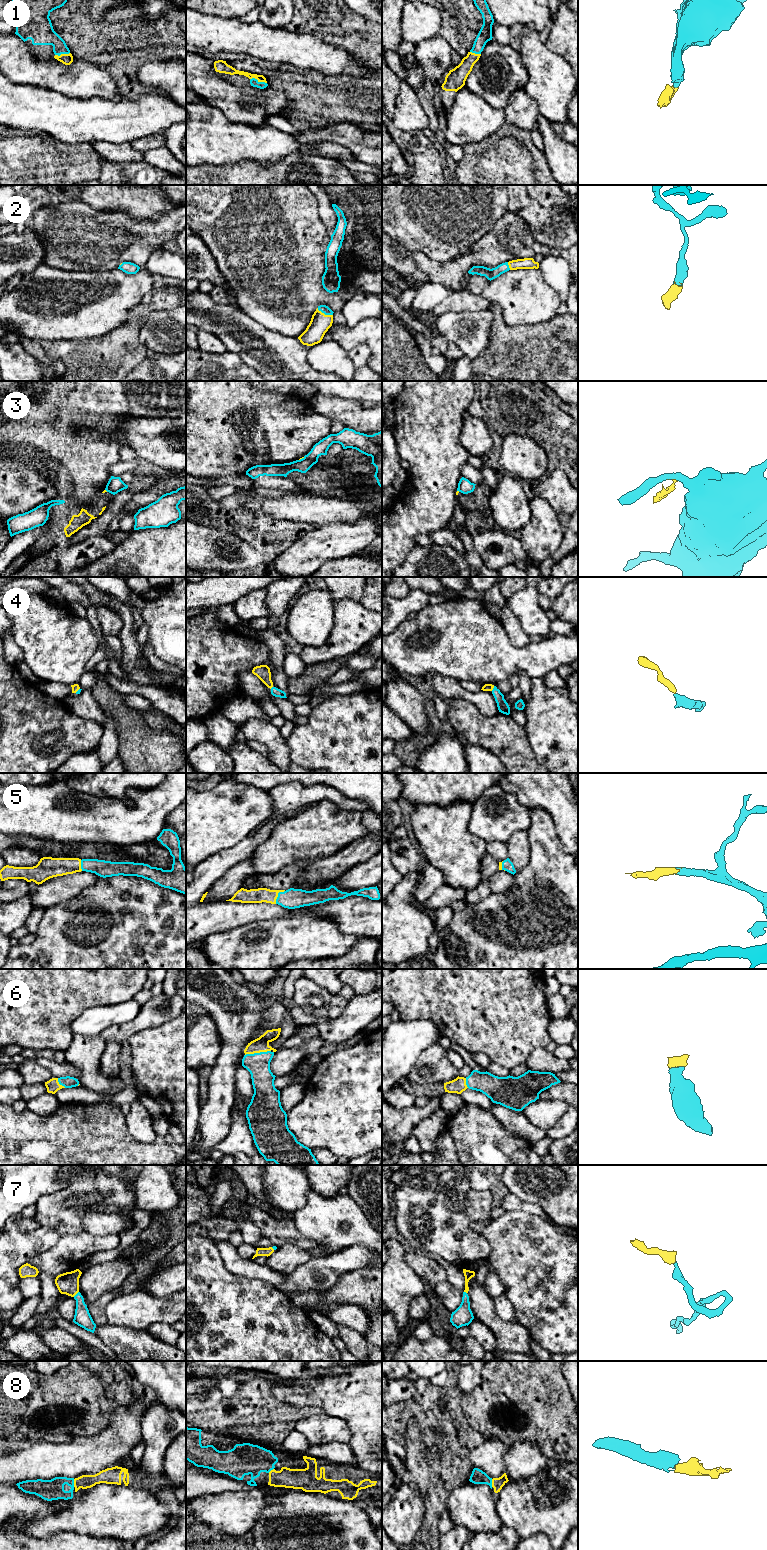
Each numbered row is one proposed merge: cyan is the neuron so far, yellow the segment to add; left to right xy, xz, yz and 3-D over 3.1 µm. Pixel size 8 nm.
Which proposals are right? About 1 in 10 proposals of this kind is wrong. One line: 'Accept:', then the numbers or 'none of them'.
Accept: 1, 2, 4, 5, 6, 7, 8

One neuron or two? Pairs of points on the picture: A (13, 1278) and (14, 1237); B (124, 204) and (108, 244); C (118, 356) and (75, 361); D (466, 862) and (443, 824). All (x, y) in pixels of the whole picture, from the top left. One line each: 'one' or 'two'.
A: one
B: two
C: one
D: one

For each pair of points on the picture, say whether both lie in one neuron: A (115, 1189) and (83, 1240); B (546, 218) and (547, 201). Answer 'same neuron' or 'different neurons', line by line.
A: same neuron
B: different neurons

